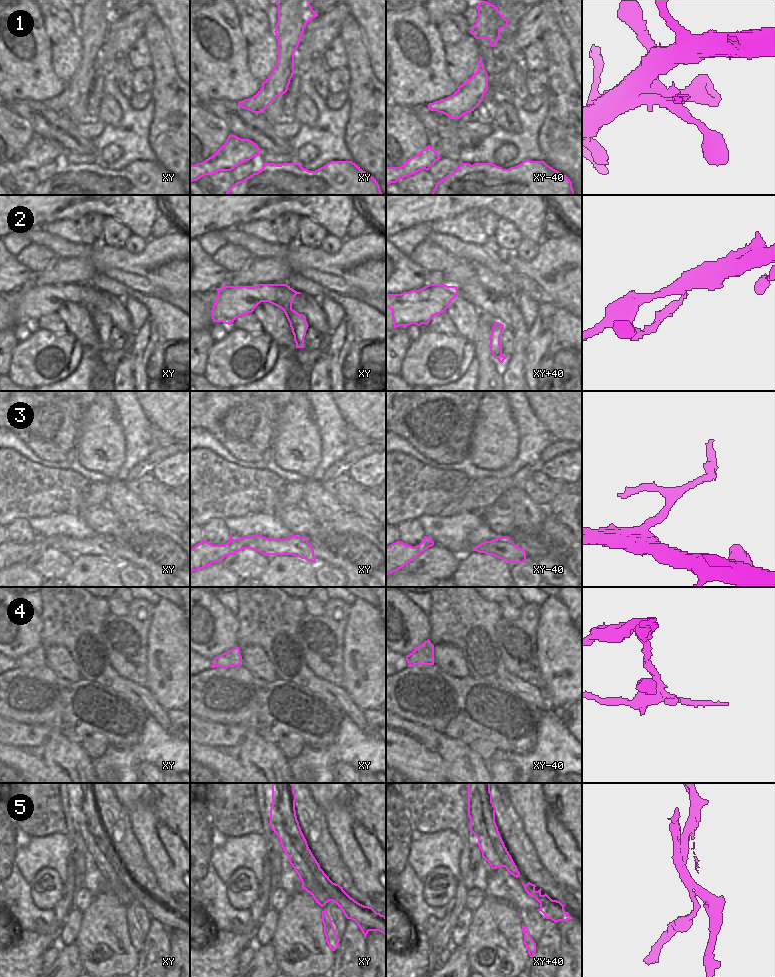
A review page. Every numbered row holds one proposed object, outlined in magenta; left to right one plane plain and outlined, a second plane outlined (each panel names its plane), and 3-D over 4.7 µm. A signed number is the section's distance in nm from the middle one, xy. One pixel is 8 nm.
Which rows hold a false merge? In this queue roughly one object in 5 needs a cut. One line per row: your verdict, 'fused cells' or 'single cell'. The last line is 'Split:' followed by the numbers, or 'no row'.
1: single cell
2: single cell
3: single cell
4: fused cells
5: fused cells
Split: 4, 5

